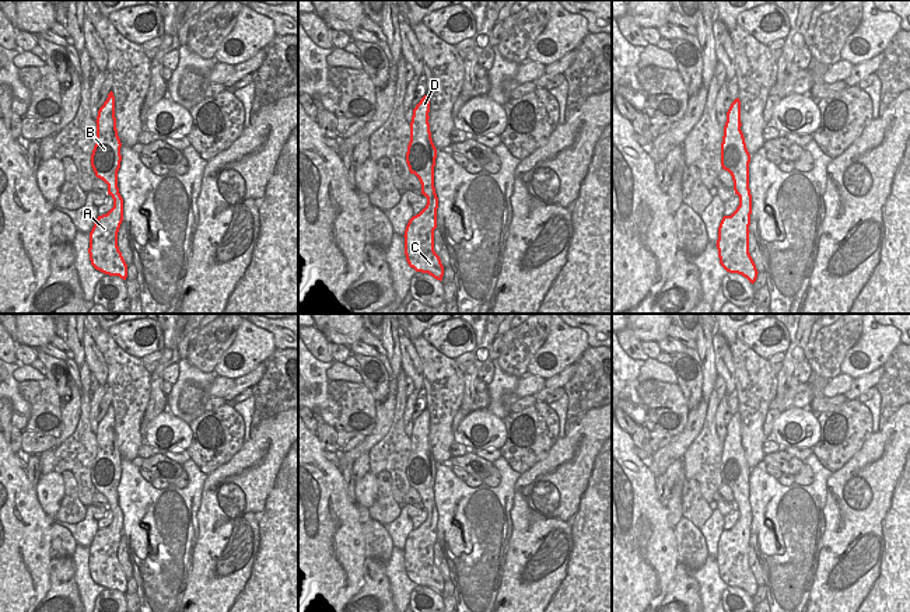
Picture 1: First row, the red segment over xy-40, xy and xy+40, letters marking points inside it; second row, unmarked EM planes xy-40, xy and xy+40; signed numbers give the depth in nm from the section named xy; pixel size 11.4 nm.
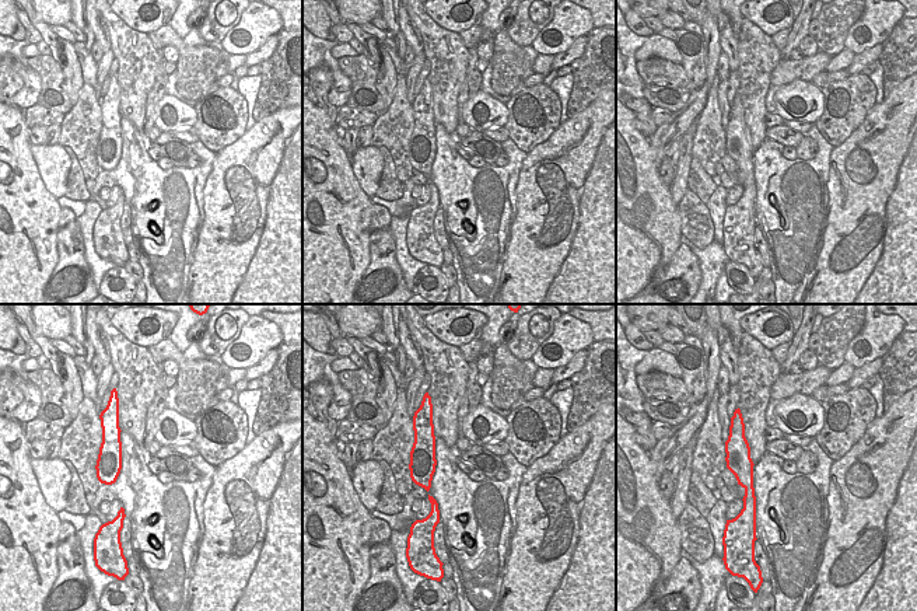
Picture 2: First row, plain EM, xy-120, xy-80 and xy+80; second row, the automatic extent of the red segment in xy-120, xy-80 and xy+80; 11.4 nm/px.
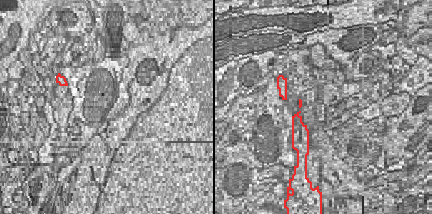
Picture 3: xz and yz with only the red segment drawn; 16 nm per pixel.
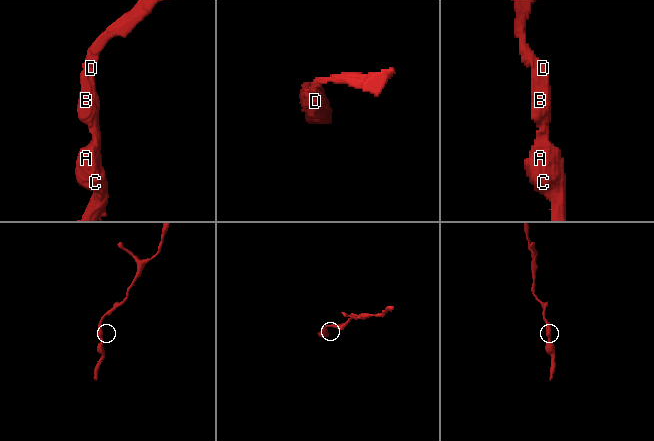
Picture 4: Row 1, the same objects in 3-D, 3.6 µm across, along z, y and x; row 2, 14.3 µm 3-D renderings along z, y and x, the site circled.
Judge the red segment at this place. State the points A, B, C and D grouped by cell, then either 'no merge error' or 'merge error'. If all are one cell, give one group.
A B C D | no merge error

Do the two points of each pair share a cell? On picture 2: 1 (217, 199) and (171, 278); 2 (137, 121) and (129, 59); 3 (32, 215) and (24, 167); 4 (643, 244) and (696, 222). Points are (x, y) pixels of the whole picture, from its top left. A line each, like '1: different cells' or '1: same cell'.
1: different cells
2: same cell
3: same cell
4: different cells

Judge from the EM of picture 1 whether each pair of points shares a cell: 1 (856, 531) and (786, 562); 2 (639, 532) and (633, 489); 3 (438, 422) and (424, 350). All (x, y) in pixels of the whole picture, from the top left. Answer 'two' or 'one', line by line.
1: two
2: one
3: one

